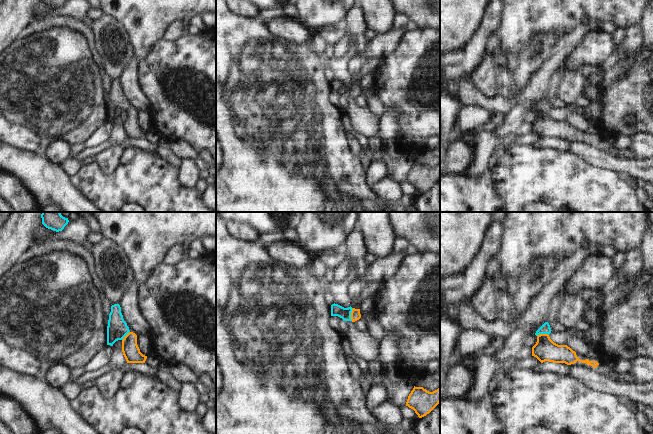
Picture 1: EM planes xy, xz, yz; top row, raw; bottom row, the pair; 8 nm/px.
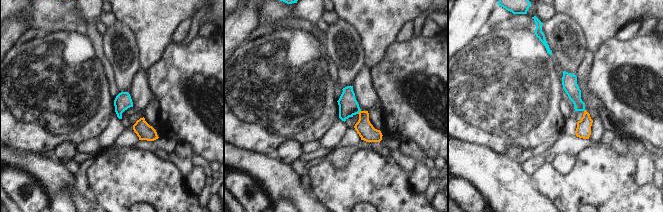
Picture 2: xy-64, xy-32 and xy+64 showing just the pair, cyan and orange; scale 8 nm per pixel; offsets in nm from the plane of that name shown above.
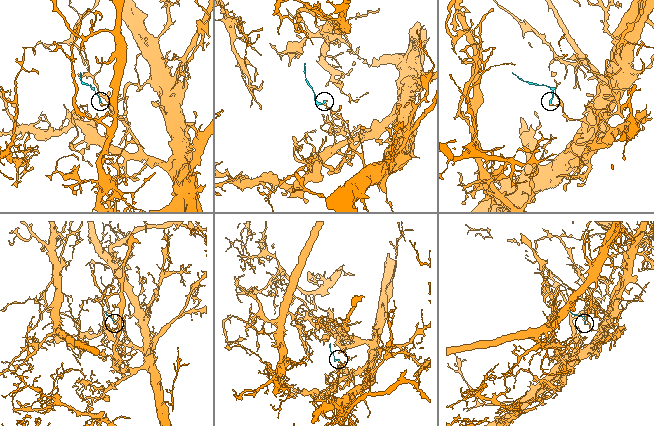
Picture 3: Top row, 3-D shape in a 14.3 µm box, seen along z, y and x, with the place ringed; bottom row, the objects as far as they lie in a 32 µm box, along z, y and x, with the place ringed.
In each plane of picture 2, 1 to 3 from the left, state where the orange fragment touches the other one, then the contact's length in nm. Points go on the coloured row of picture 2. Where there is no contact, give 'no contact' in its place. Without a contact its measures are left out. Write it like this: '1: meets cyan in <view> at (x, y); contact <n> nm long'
1: no contact
2: meets cyan in xy-32 at (358, 112); contact 40 nm long
3: no contact

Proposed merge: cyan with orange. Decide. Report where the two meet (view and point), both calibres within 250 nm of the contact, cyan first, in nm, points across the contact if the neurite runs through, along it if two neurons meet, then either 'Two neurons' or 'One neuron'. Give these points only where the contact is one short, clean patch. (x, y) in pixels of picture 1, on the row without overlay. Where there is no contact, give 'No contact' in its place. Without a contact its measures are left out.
Touches cyan at xz (350, 90). Thickness 100 nm (cyan) against 80 nm. Path across: xz (336, 86), (350, 90), (355, 90). One neuron.

